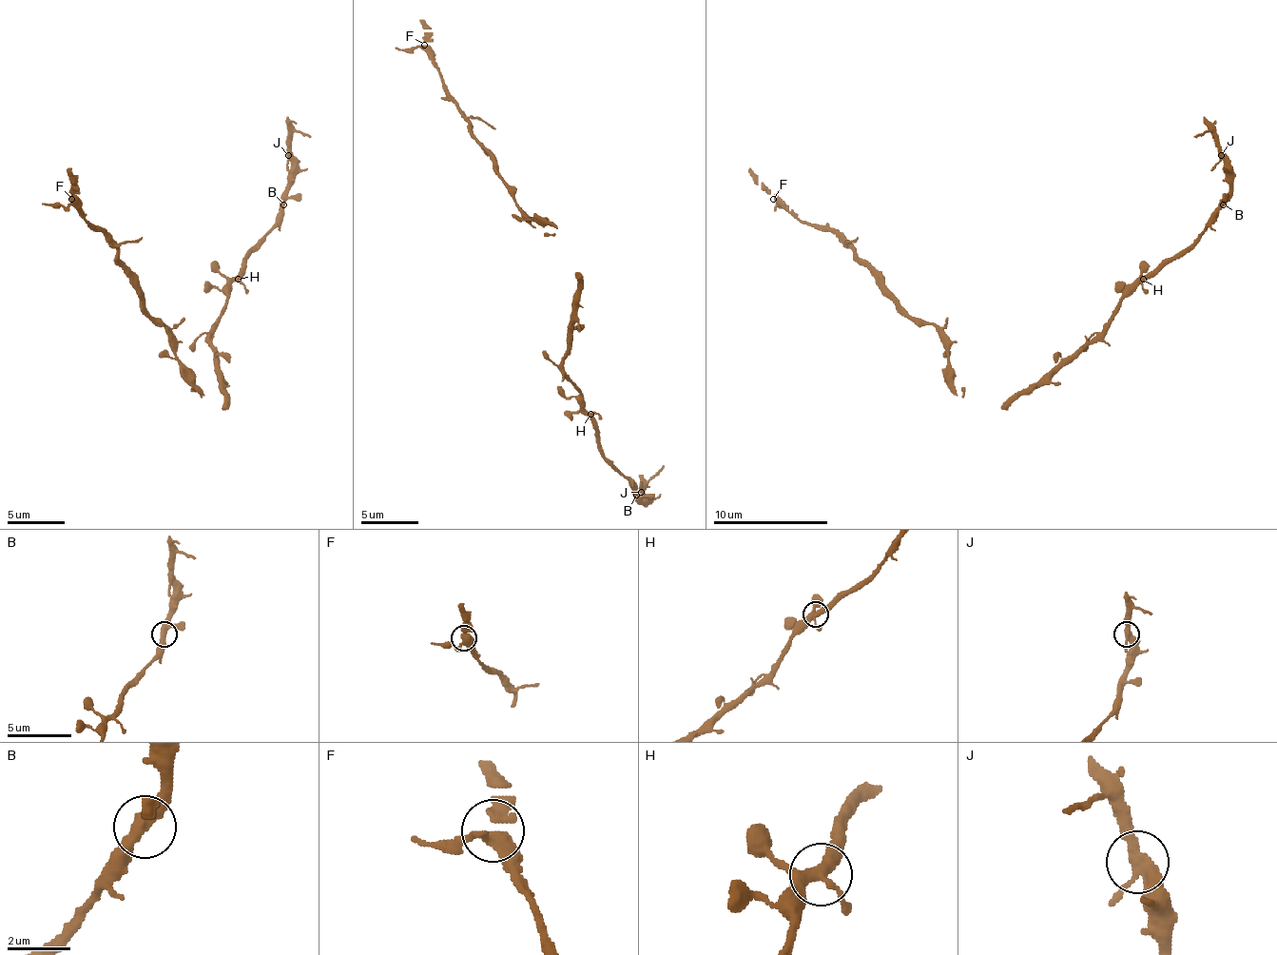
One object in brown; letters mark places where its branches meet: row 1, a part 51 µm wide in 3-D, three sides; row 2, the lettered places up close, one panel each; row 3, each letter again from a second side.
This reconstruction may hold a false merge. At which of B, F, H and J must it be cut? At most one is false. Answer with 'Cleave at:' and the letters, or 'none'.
Cleave at: none

